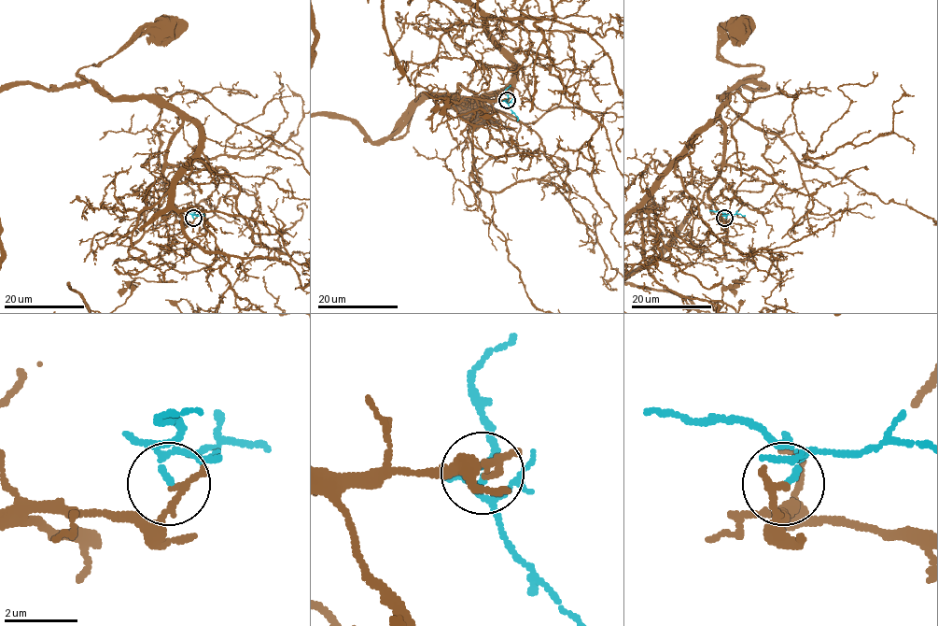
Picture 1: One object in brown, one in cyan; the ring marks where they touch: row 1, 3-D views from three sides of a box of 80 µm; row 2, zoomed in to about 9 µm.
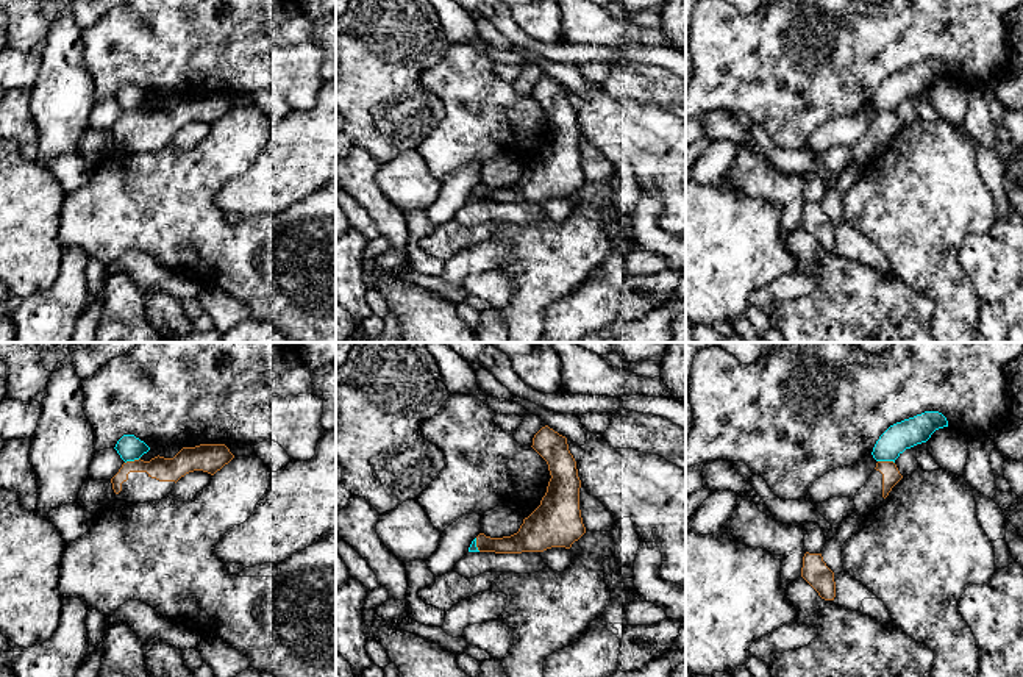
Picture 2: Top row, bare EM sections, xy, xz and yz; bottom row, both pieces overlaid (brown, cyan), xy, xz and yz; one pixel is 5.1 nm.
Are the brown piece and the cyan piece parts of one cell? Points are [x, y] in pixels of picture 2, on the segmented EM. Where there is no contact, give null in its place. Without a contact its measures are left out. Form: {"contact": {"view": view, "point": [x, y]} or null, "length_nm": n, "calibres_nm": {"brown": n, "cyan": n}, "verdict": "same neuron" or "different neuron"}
{"contact": {"view": "yz", "point": [886, 462]}, "length_nm": 90, "calibres_nm": {"brown": 100, "cyan": 150}, "verdict": "different neuron"}

